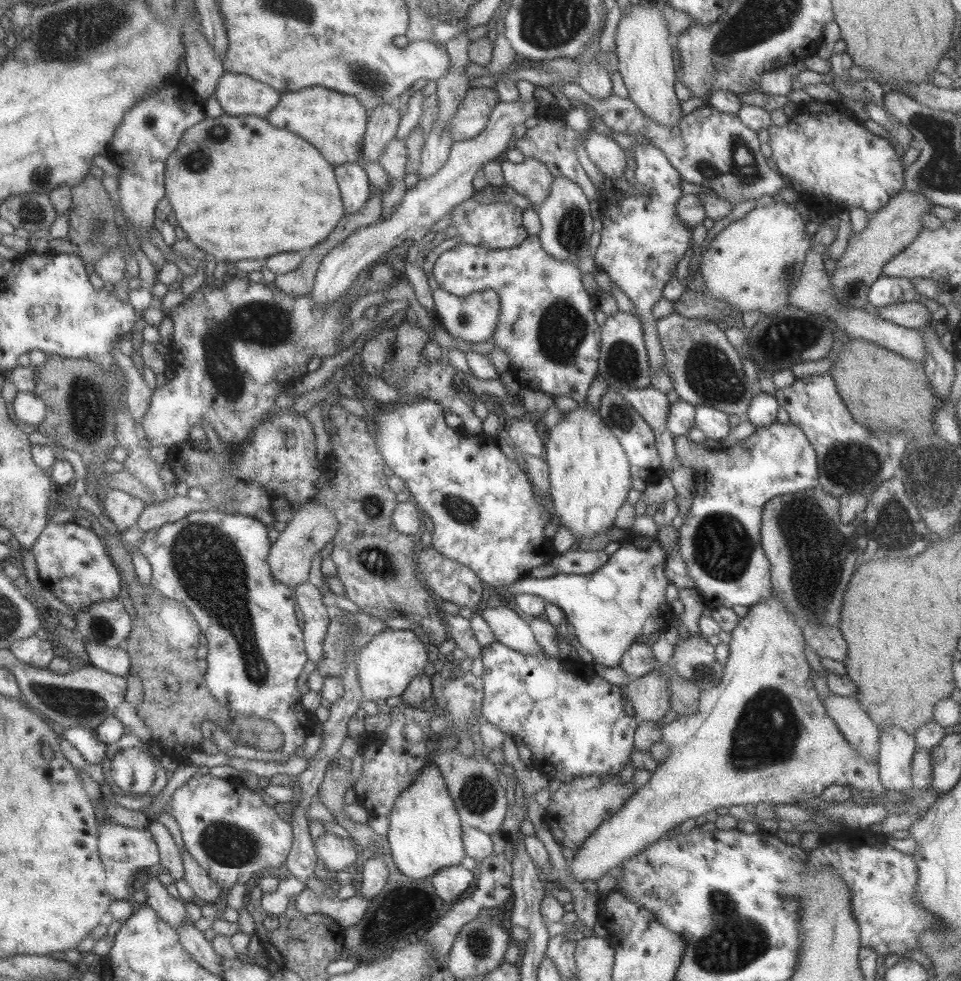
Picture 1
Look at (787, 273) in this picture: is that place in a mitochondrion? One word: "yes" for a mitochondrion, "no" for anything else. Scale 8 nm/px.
yes

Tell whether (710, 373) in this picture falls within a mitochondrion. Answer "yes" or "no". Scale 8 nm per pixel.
yes

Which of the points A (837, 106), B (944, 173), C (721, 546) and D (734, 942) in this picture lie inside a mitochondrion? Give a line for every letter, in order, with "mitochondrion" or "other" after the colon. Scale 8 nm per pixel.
A: other
B: mitochondrion
C: mitochondrion
D: mitochondrion

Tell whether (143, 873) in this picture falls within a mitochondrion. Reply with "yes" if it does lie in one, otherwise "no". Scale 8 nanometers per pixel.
no

